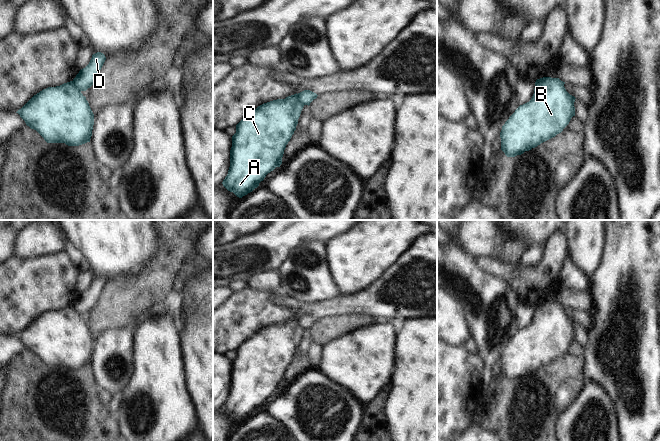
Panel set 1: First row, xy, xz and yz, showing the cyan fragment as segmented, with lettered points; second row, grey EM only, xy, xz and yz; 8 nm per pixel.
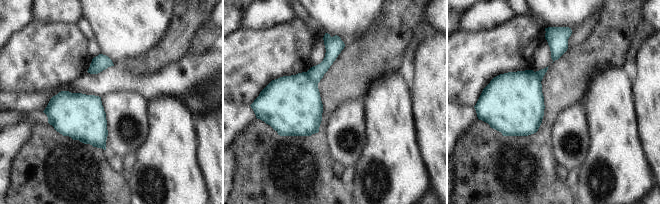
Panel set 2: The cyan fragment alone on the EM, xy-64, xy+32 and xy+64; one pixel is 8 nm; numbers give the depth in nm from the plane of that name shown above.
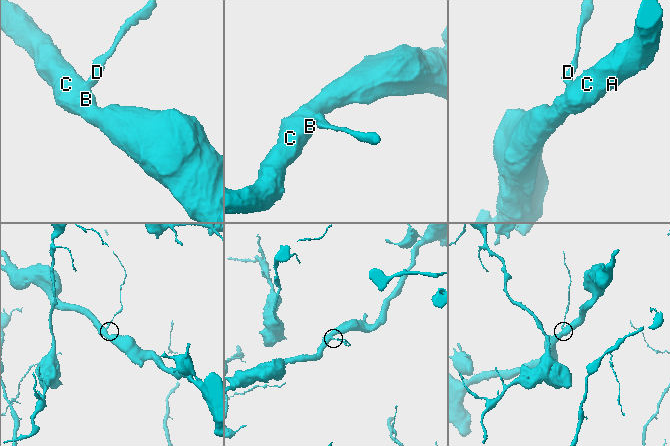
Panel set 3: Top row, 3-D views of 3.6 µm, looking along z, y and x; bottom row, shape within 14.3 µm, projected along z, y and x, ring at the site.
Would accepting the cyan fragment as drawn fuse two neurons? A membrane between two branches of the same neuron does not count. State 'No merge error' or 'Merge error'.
Merge error.

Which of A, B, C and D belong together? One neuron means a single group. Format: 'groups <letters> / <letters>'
groups A B C / D

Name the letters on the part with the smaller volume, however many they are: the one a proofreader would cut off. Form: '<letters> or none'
D.

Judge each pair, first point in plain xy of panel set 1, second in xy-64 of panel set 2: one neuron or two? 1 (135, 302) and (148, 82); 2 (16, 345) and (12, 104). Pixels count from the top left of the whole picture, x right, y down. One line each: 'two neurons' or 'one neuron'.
1: two neurons
2: two neurons

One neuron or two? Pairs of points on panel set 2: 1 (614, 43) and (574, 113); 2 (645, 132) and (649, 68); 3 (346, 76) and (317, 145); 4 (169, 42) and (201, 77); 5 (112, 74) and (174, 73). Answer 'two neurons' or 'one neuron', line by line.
1: two neurons
2: one neuron
3: one neuron
4: two neurons
5: one neuron

